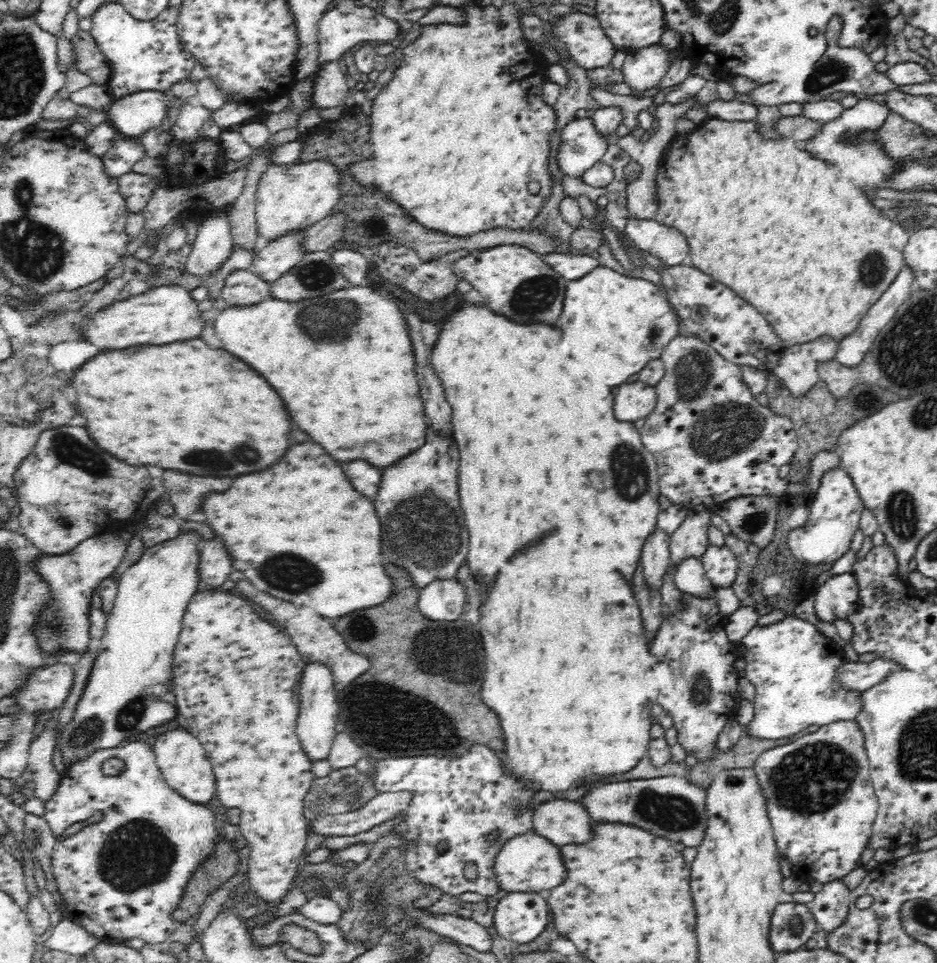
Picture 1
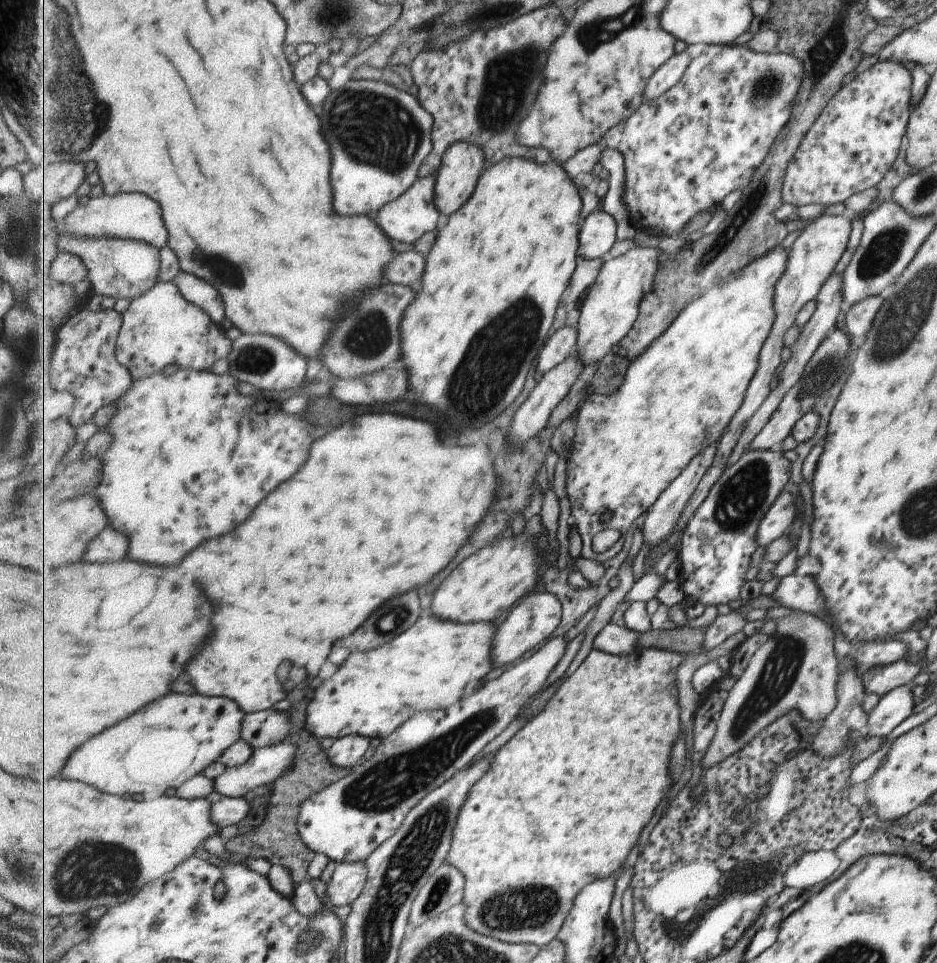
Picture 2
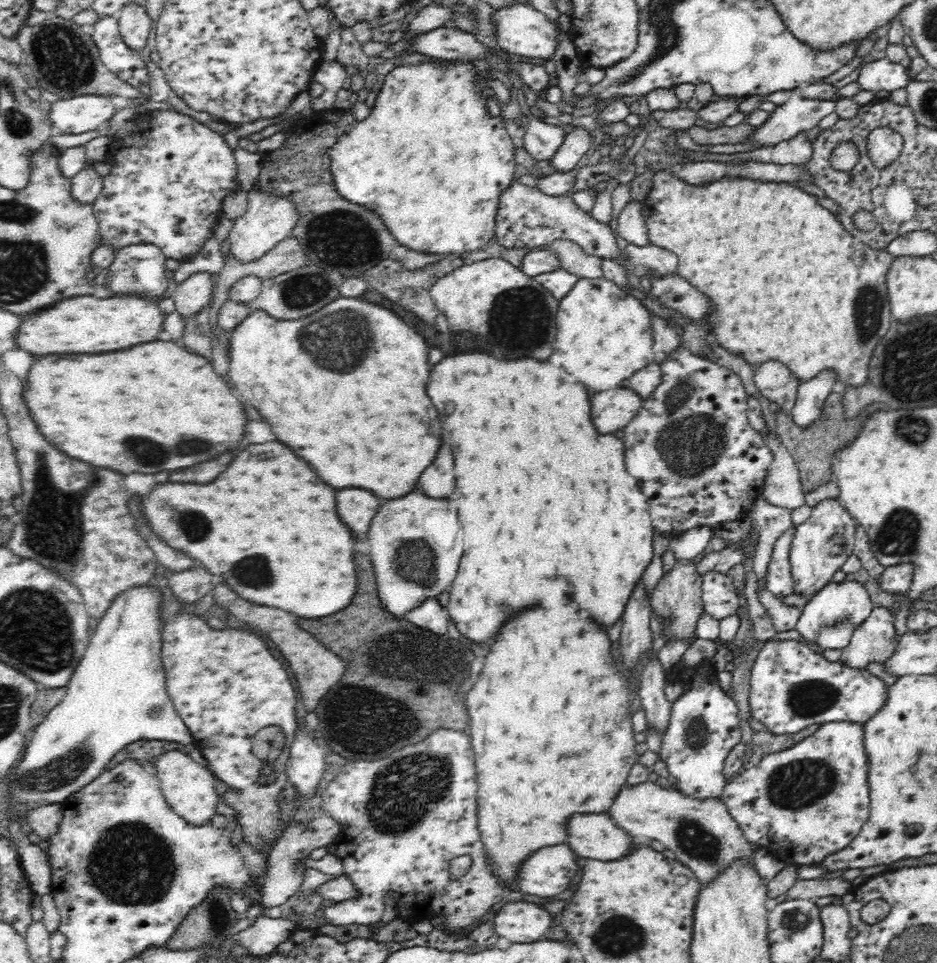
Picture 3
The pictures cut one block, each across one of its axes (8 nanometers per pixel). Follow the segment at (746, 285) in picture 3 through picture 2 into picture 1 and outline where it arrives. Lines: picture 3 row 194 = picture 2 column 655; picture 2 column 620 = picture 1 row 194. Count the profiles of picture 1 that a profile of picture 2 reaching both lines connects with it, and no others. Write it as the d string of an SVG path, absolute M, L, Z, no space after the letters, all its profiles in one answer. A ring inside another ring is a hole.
M708 116L691 132L685 135L676 134L675 139L664 151L655 181L658 210L653 219L684 233L690 243L689 263L712 276L716 281L729 286L741 298L757 308L765 316L766 321L773 325L777 334L788 343L788 346L807 343L822 335L834 335L836 339L842 340L846 335L854 332L860 320L870 310L870 306L880 299L880 295L884 294L900 269L906 265L904 250L911 234L896 219L886 218L882 209L876 208L870 202L869 192L856 187L851 179L842 174L836 163L822 157L814 157L814 153L805 148L802 140L786 136L782 136L780 140L764 138L762 124L754 120L752 122L733 121Z

